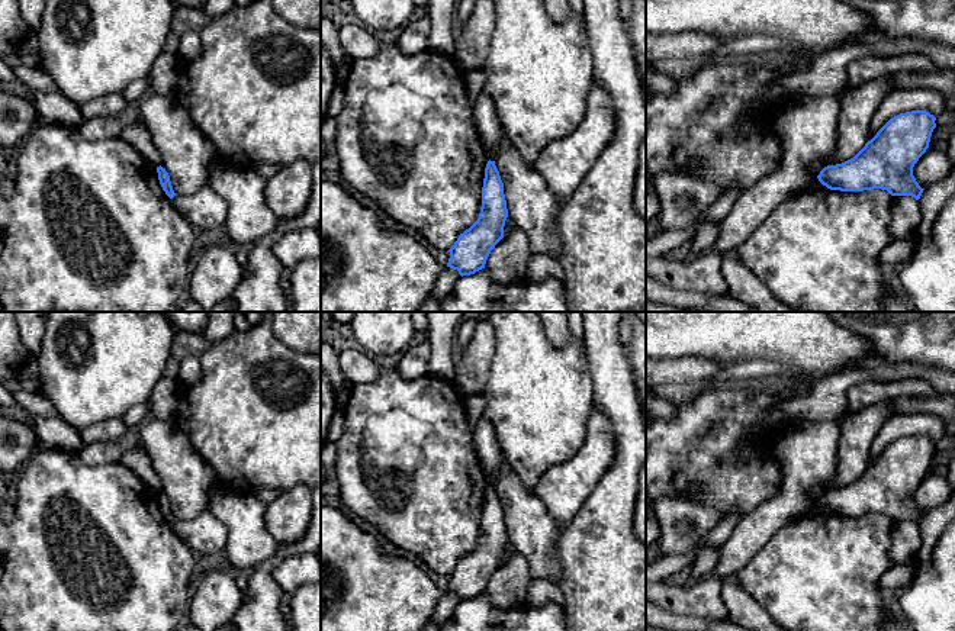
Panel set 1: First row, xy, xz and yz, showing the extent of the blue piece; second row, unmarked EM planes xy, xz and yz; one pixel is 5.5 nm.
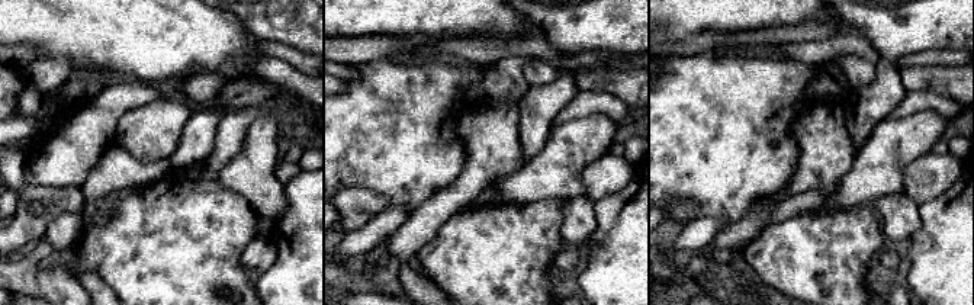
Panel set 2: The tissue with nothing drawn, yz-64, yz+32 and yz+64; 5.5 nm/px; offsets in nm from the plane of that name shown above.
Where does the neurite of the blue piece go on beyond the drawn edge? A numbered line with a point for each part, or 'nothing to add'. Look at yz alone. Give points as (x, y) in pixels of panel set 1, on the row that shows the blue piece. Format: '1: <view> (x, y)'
nothing to add

